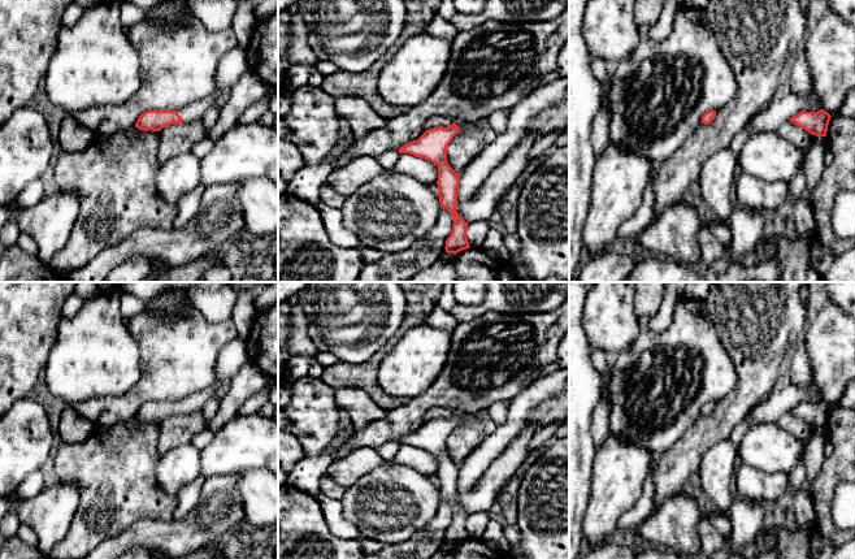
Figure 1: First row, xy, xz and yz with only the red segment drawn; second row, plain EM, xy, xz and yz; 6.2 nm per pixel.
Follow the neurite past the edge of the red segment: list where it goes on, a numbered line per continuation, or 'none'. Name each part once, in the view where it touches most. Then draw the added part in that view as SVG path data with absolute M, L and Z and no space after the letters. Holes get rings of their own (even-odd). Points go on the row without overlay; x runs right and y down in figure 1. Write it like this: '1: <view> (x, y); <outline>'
1: xy (195, 402); M230 380L213 384L209 389L195 393L185 400L177 402L178 406L183 410L183 413L192 413L196 411L203 411L204 404L211 399L216 398L218 400L227 393L231 384Z

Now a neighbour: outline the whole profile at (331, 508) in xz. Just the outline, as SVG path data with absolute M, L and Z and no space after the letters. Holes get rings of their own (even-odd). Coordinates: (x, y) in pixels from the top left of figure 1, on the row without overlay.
M321 491L316 495L316 499L321 506L327 528L335 537L340 537L343 540L360 538L360 533L355 524L343 516L343 504L340 500L329 498Z

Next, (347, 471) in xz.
M400 445L395 458L391 462L385 460L376 448L360 447L351 451L347 456L335 460L326 469L326 476L338 485L350 488L356 484L366 472L386 465L389 463L404 464L415 468L417 472L430 477L438 484L438 456L416 448L409 445Z

